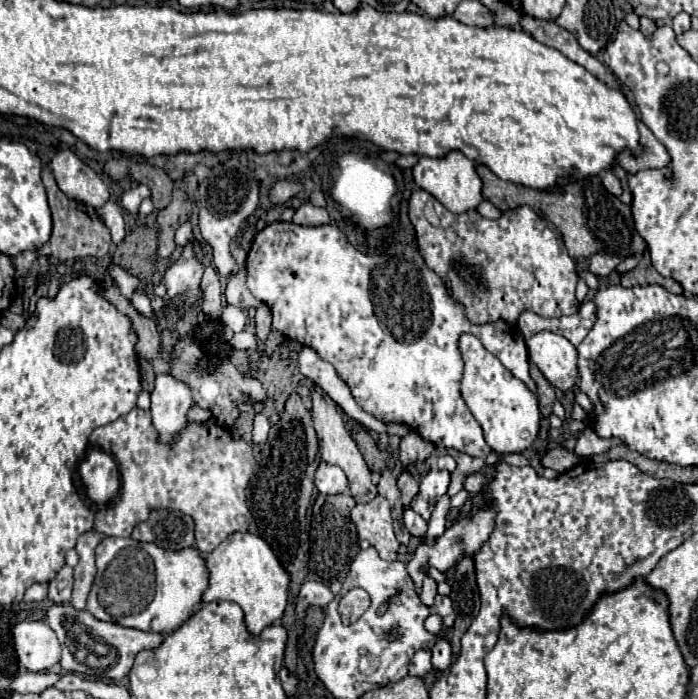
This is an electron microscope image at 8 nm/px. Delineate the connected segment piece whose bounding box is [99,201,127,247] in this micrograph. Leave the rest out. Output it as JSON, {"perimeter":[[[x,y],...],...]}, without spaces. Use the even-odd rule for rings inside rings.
{"perimeter":[[[105,203],[101,209],[99,209],[99,217],[103,219],[103,223],[109,227],[111,231],[111,239],[113,239],[113,245],[117,247],[125,235],[127,235],[127,229],[125,229],[125,221],[123,221],[123,213],[121,209],[115,205],[115,203]]]}

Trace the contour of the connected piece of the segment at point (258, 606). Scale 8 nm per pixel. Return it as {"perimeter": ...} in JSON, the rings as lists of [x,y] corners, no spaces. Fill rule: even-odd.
{"perimeter":[[[249,531],[229,535],[213,553],[207,555],[207,567],[211,579],[203,593],[203,603],[211,603],[213,599],[235,601],[245,613],[247,629],[255,635],[283,617],[291,575],[263,537]]]}

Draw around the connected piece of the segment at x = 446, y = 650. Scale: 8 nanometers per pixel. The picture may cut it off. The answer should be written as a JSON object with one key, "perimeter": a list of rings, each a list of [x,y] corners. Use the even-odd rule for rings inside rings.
{"perimeter":[[[445,639],[437,641],[437,645],[431,649],[431,663],[437,671],[445,671],[451,665],[451,657],[451,645]]]}

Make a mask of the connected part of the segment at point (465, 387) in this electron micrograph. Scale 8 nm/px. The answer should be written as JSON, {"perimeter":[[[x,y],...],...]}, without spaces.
{"perimeter":[[[463,333],[459,339],[459,351],[465,363],[463,381],[461,381],[461,395],[483,429],[485,441],[495,453],[521,453],[533,445],[539,435],[541,427],[541,413],[537,395],[533,395],[523,381],[515,379],[503,365],[493,357],[481,341],[471,335]]]}

